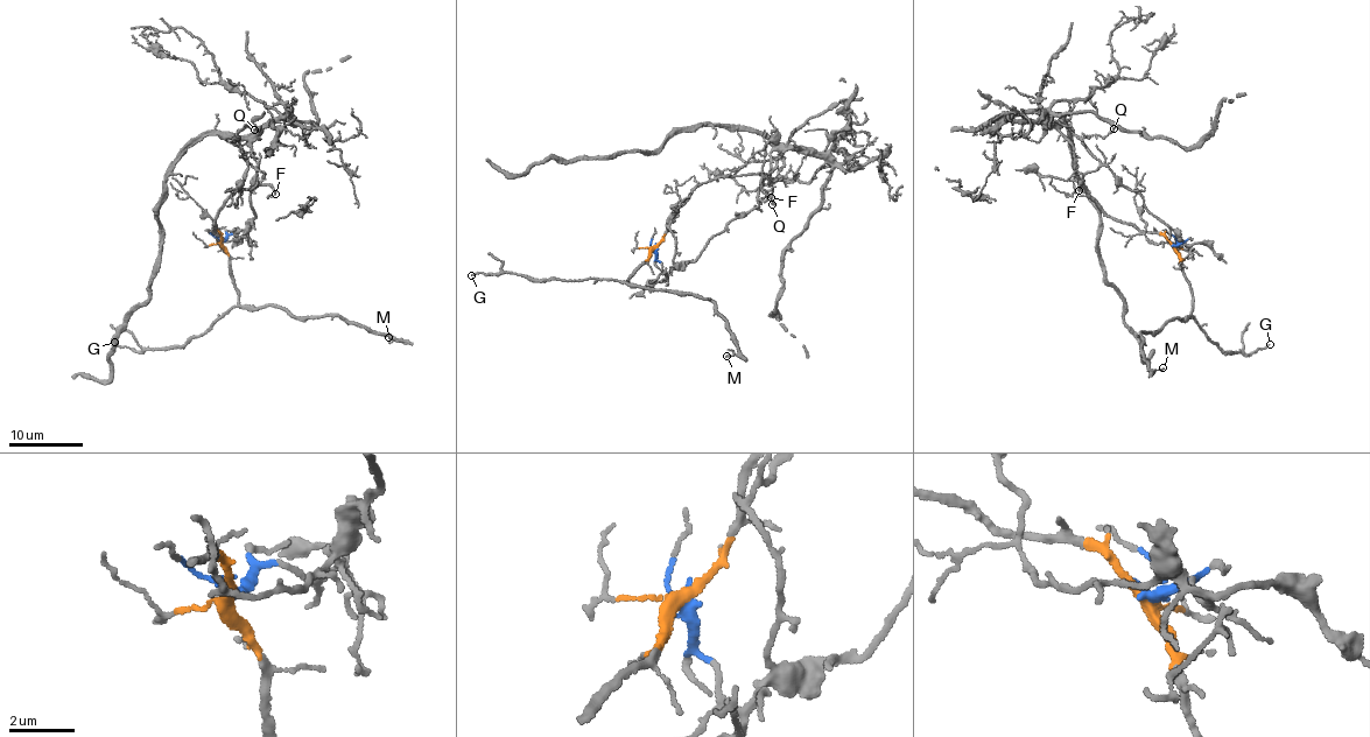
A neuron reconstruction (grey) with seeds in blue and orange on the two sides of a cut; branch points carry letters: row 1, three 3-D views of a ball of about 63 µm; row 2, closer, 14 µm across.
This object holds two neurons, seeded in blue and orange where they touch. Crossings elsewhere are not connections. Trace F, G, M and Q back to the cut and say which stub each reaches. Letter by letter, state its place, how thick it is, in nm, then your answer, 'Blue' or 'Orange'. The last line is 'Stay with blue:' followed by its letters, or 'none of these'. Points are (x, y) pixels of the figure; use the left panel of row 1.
F: Place: (275, 194). Thickness 160 nm. Blue
G: Place: (114, 342). Thickness 160 nm. Orange
M: Place: (388, 337). Thickness 110 nm. Orange
Q: Place: (254, 130). Thickness 150 nm. Blue
Stay with blue: F, Q

